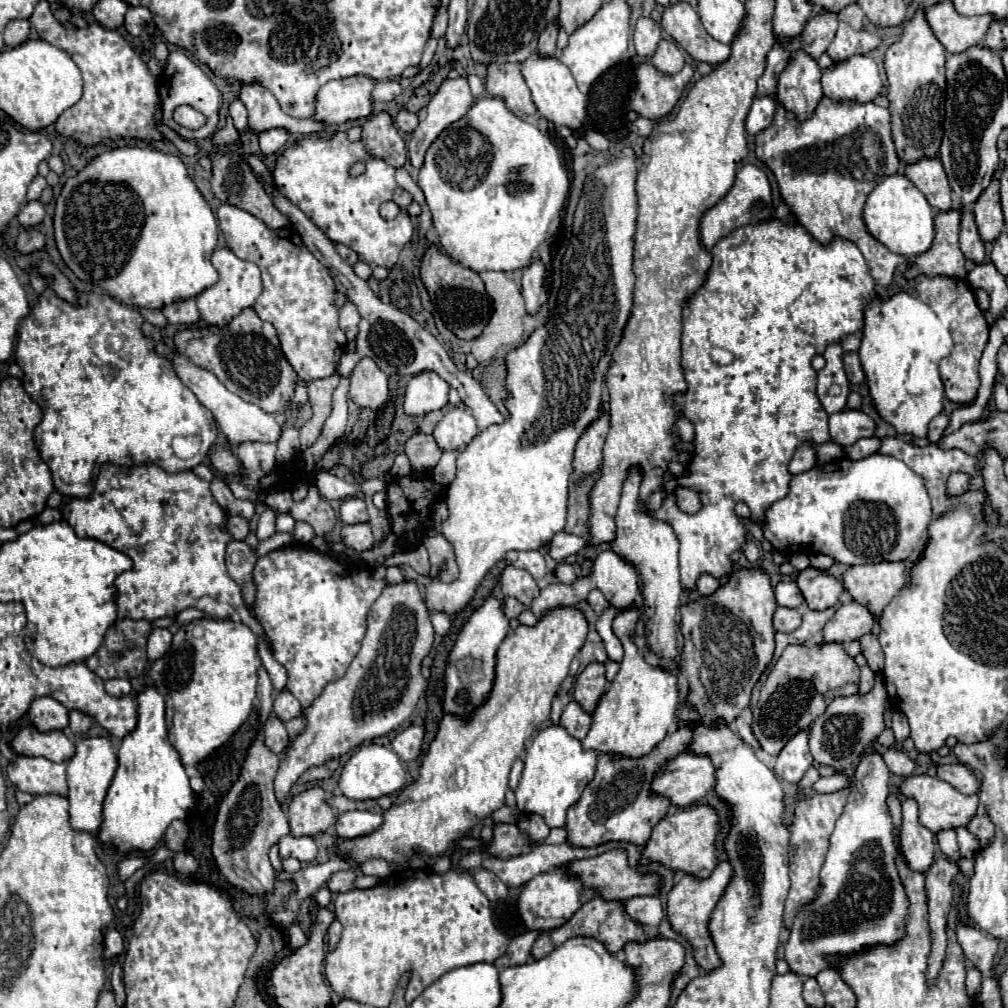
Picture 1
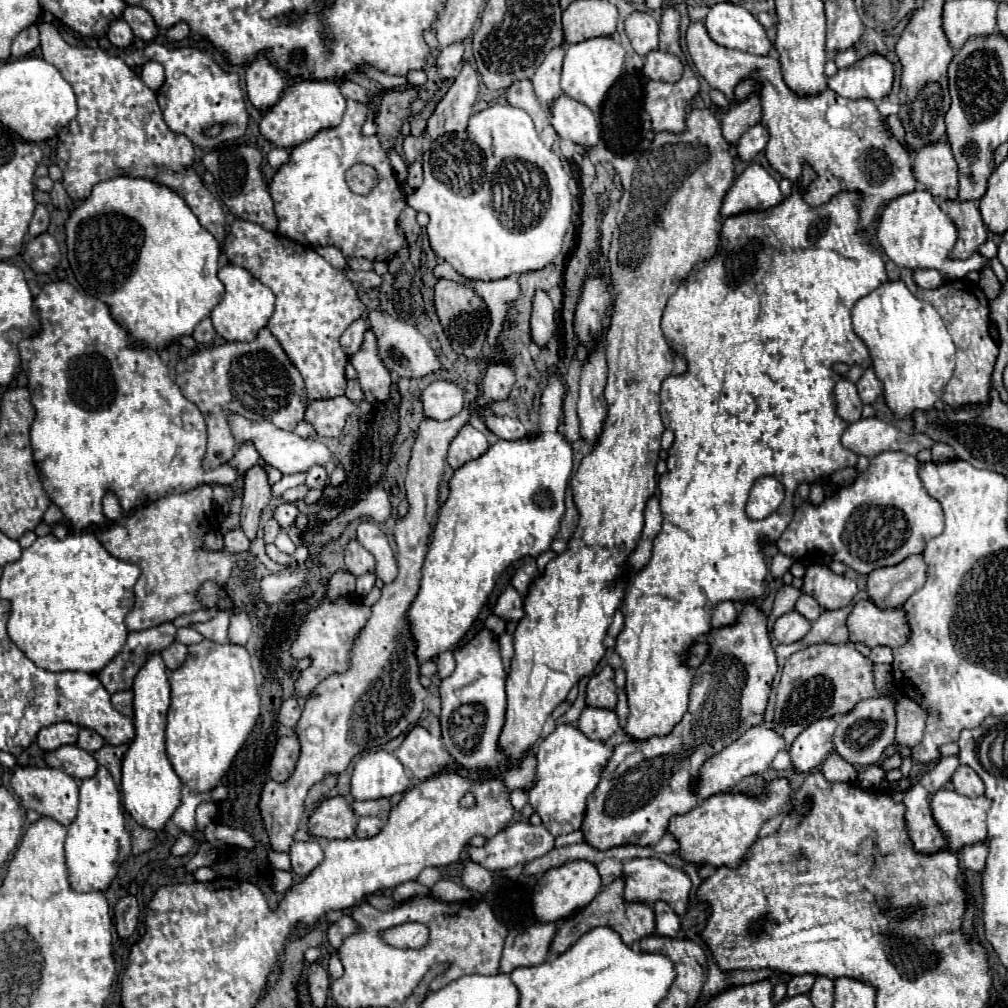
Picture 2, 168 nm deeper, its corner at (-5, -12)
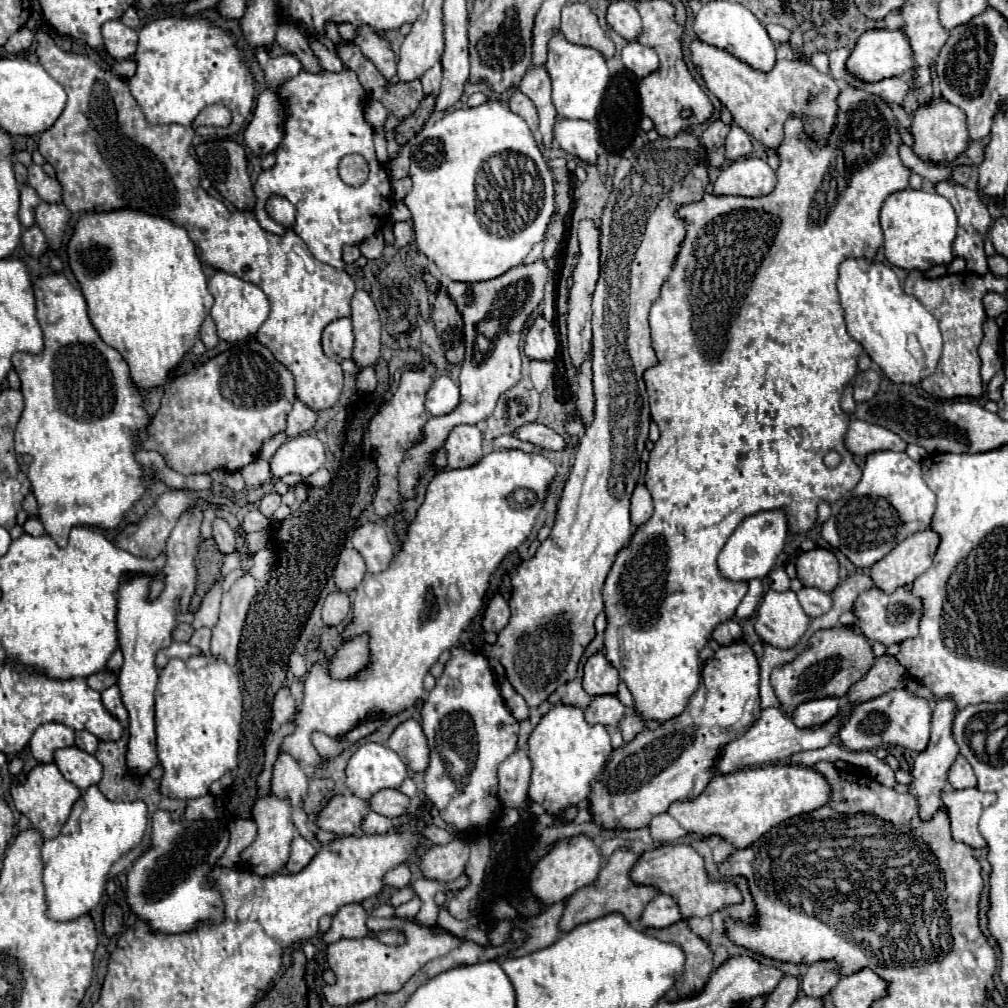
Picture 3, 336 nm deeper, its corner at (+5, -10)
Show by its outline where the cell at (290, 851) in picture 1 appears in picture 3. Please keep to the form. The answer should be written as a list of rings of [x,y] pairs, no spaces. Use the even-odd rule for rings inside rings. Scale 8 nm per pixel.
[[[296,836],[292,840],[292,848],[290,848],[290,860],[286,864],[288,872],[300,872],[302,868],[308,866],[308,862],[314,858],[316,848],[302,836]]]

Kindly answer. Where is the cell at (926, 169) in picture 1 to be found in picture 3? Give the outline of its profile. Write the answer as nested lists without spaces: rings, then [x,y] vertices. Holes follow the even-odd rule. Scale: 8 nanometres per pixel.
[[[944,98],[932,102],[932,106],[922,106],[912,122],[910,134],[914,136],[912,150],[914,154],[932,164],[950,164],[958,156],[962,156],[968,148],[968,130],[966,130],[966,116],[958,106],[952,106]]]

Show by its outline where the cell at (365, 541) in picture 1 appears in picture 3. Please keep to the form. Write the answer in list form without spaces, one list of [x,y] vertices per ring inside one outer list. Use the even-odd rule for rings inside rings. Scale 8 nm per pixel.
[[[344,548],[334,570],[334,580],[338,590],[342,592],[354,590],[362,582],[364,574],[366,574],[364,558],[354,548]]]

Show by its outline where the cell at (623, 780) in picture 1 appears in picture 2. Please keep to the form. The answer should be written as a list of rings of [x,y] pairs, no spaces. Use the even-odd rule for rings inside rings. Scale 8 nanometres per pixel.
[[[748,604],[734,626],[714,628],[708,634],[708,644],[710,654],[704,664],[696,668],[690,706],[682,722],[678,722],[668,736],[628,740],[630,754],[616,770],[614,756],[610,758],[592,794],[592,802],[588,798],[582,822],[584,840],[588,844],[602,850],[622,844],[656,844],[664,836],[672,816],[686,814],[698,806],[694,784],[702,764],[730,742],[738,740],[748,728],[762,722],[776,674],[776,654],[770,646],[766,616],[756,606]]]

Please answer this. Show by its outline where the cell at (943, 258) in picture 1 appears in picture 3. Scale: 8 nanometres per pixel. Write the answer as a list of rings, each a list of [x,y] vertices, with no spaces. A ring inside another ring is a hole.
[[[950,180],[938,182],[936,184],[936,192],[940,196],[944,196],[954,206],[954,210],[958,214],[958,234],[956,234],[956,240],[954,240],[954,246],[952,246],[954,256],[966,260],[966,269],[968,272],[984,276],[986,272],[989,272],[987,257],[984,254],[984,236],[986,236],[988,226],[990,226],[990,214],[988,214],[986,204],[978,198],[976,190],[968,190],[964,186],[956,186]]]

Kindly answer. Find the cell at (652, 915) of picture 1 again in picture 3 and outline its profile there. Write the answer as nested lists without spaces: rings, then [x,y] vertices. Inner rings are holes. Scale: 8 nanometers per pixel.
[[[658,894],[642,912],[640,924],[644,928],[668,928],[680,920],[680,912],[672,896]]]

